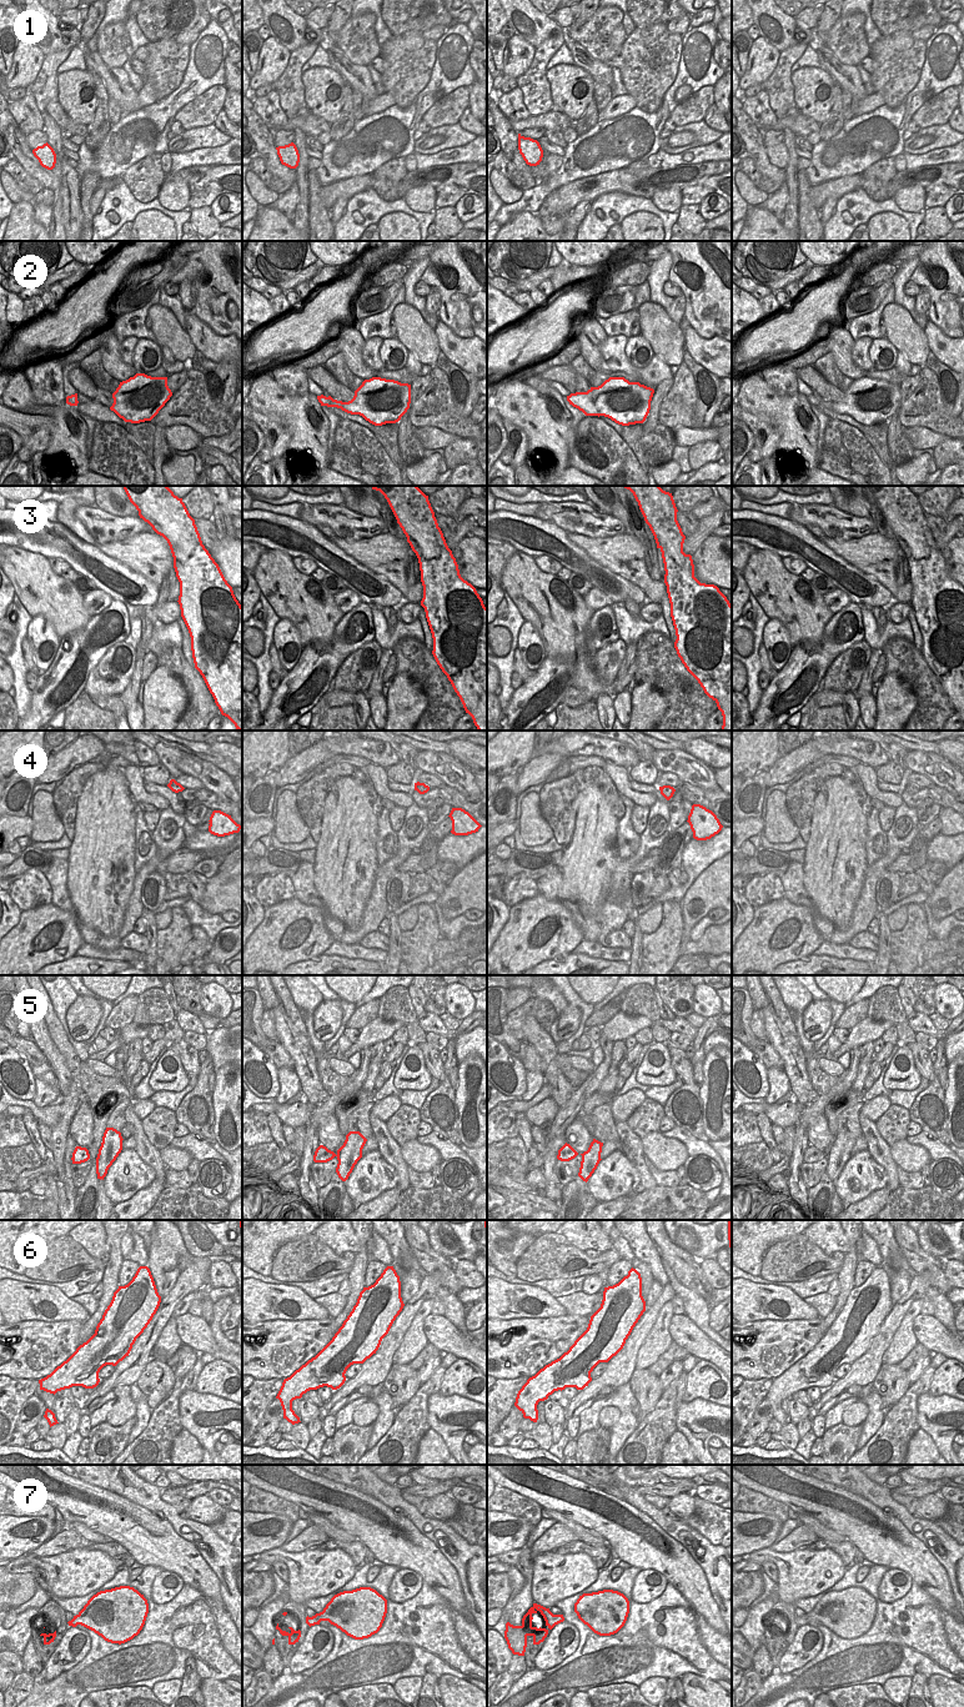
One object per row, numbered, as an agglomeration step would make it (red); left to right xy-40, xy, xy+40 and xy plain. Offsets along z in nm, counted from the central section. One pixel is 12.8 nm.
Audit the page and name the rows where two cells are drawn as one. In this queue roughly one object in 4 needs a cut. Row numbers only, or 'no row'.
no row

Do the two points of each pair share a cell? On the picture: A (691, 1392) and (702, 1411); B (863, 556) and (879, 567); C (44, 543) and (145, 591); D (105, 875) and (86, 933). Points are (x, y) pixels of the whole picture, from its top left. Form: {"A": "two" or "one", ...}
{"A": "two", "B": "one", "C": "one", "D": "two"}

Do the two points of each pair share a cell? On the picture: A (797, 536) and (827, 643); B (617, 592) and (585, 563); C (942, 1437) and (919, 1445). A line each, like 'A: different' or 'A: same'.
A: different
B: same
C: different

